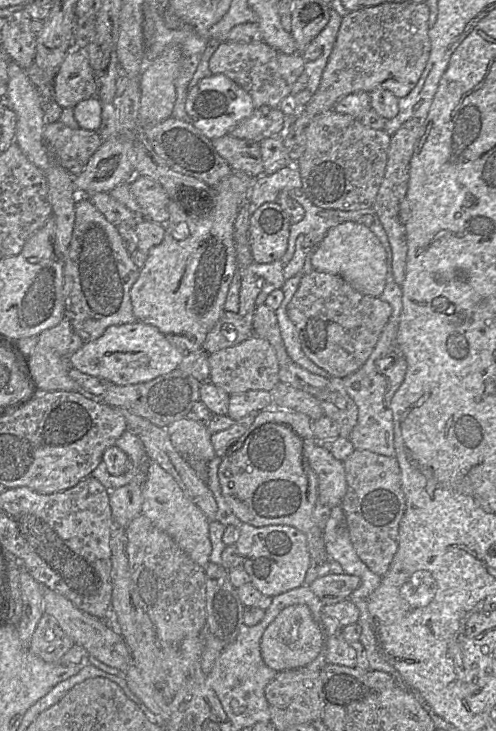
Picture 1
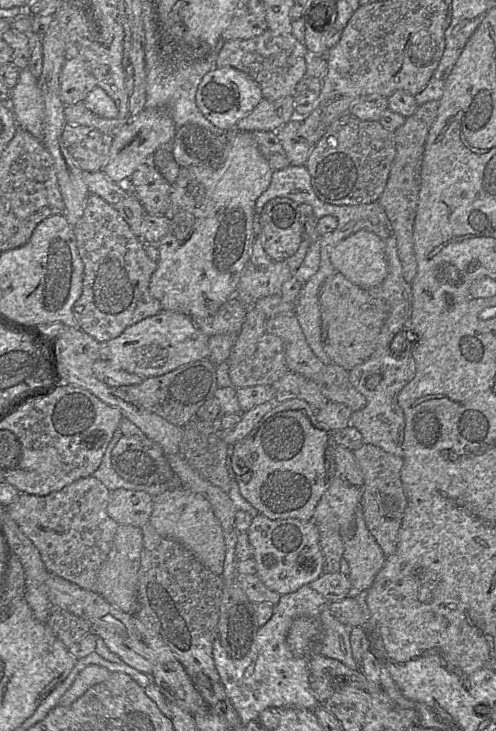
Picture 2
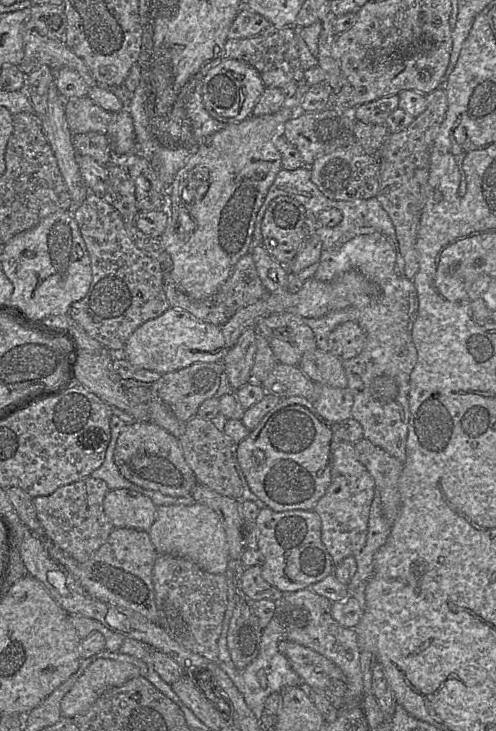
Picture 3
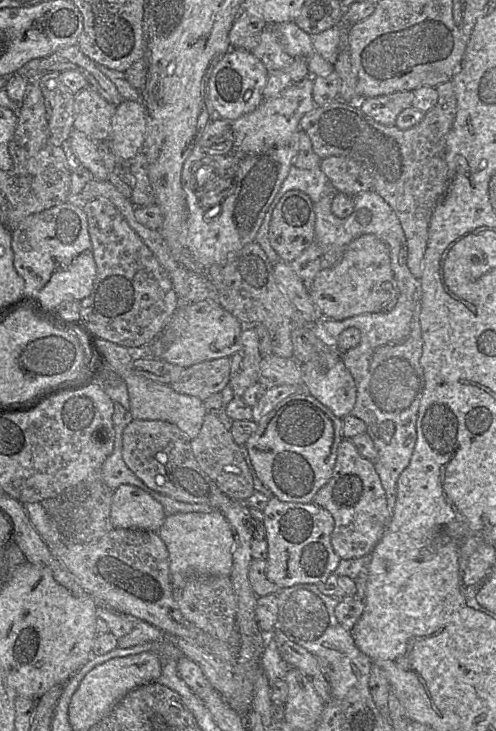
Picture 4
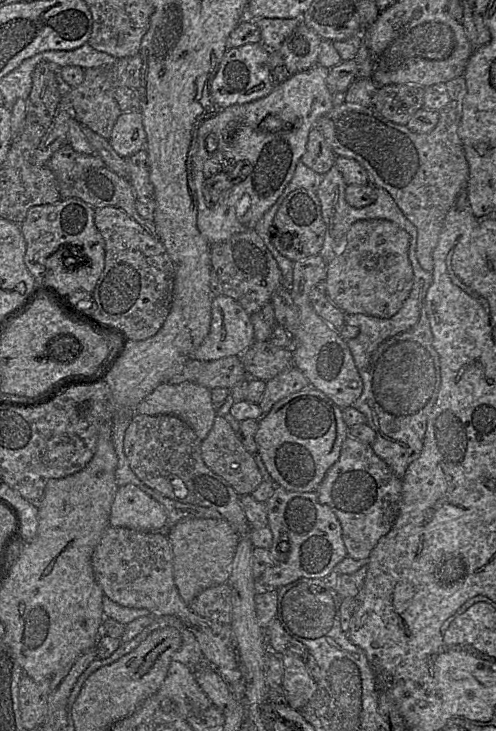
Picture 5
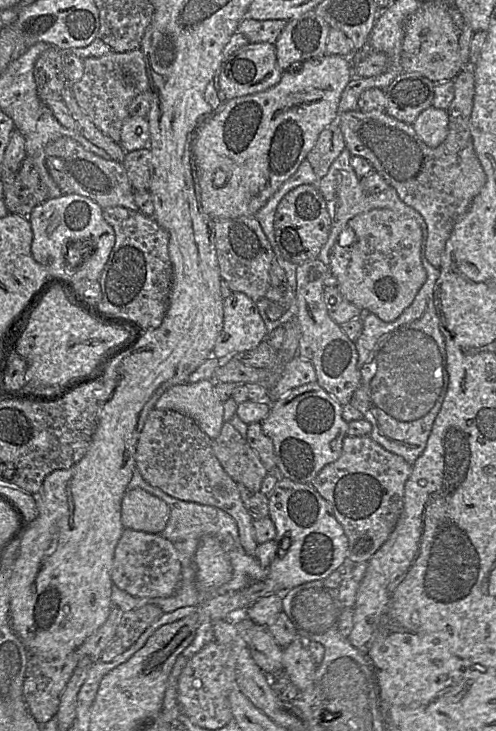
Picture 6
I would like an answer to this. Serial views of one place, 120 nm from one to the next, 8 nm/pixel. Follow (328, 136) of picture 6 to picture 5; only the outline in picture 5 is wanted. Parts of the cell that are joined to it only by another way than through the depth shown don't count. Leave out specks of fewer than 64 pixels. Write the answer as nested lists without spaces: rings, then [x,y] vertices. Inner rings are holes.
[[[313,128],[309,132],[306,151],[300,159],[304,165],[319,174],[326,174],[335,165],[336,155],[323,134]]]

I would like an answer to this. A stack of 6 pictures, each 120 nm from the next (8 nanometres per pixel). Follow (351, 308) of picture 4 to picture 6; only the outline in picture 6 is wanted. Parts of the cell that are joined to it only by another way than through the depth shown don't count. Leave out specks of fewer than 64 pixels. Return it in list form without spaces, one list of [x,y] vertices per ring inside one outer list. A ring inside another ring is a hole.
[[[372,209],[364,213],[360,213],[350,219],[346,227],[338,236],[337,241],[330,251],[330,273],[337,279],[337,287],[341,294],[352,304],[359,307],[364,313],[371,313],[376,315],[384,322],[391,322],[396,320],[402,312],[411,305],[416,294],[426,280],[426,272],[422,263],[422,231],[418,223],[409,217],[398,214],[389,209]]]

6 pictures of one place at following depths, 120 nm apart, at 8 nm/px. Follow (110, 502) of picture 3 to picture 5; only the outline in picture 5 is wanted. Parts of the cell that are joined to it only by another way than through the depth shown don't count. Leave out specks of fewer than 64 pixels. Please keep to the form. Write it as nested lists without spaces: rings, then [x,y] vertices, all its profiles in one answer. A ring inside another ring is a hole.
[[[133,484],[118,487],[111,506],[111,526],[162,533],[166,521],[164,506],[139,487]]]

